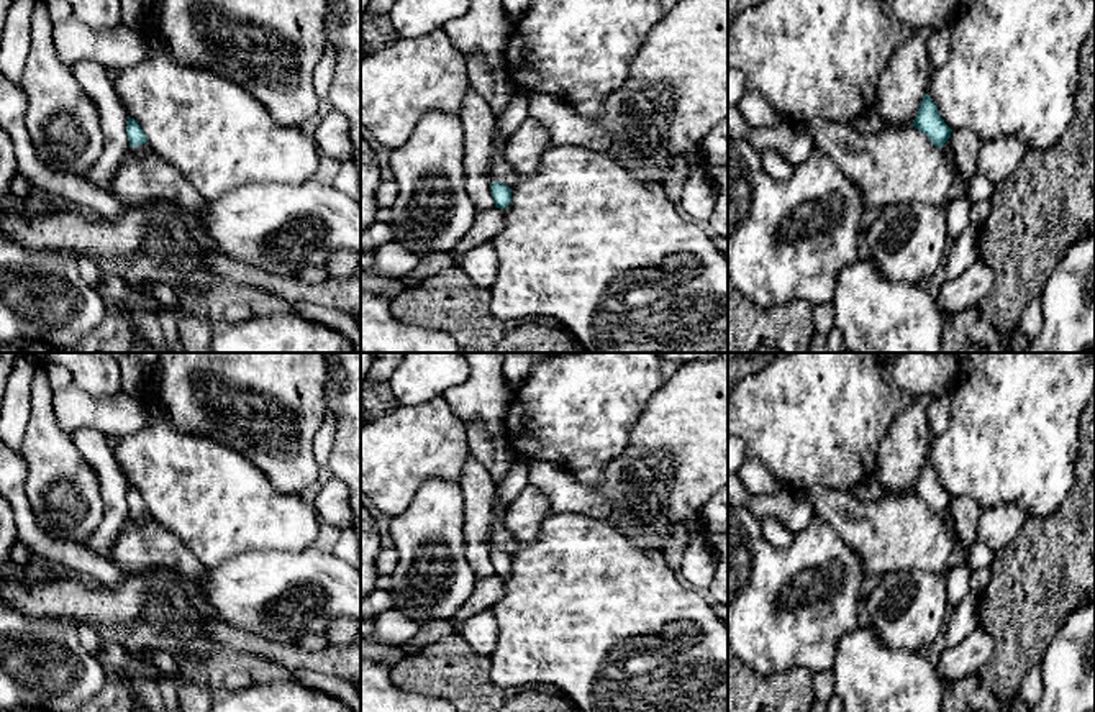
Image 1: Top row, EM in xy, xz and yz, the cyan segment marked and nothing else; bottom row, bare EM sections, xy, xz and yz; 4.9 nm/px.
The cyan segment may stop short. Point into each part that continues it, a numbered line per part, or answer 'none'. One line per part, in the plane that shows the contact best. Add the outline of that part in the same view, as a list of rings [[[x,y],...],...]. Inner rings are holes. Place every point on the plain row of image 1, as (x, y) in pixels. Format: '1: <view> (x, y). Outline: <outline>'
1: xy (141, 517). Outline: [[[146,509],[139,513],[129,513],[129,518],[134,520],[138,525],[144,525],[148,520],[152,518],[152,513],[149,512],[149,509]]]

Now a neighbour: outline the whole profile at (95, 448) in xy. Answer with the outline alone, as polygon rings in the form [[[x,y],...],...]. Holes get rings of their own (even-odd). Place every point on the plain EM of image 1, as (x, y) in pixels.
[[[82,428],[72,435],[82,458],[89,463],[100,482],[105,515],[95,536],[87,545],[98,555],[110,553],[110,543],[116,538],[129,518],[126,504],[126,476],[113,459],[111,440],[93,428]]]

